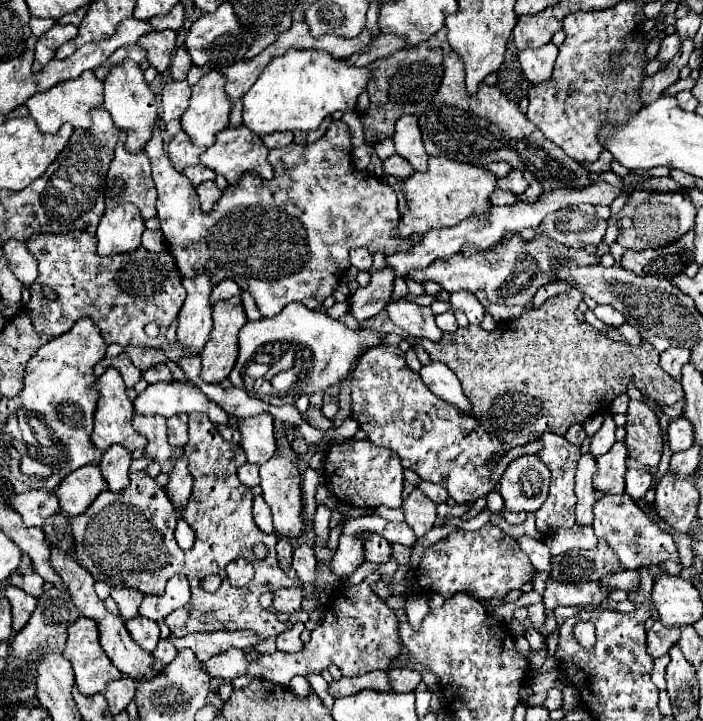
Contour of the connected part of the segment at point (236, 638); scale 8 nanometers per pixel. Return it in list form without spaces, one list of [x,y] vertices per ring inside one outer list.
[[[219,631],[219,633],[191,633],[187,637],[169,637],[177,645],[177,649],[189,647],[199,661],[207,661],[213,655],[219,655],[231,647],[249,651],[251,647],[259,645],[259,635],[255,631]]]

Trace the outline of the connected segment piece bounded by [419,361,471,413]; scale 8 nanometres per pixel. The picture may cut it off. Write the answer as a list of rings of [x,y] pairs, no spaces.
[[[429,361],[427,365],[421,367],[419,371],[423,383],[441,399],[449,401],[451,405],[471,413],[471,403],[467,401],[467,397],[463,395],[463,389],[461,389],[461,381],[457,379],[457,375],[443,363],[439,361]]]

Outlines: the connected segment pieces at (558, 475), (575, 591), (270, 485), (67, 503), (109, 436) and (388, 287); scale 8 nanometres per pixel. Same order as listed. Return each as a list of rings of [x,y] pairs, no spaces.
[[[543,433],[537,437],[537,441],[541,443],[539,453],[535,453],[551,471],[551,489],[549,495],[545,499],[545,503],[541,505],[541,509],[537,511],[537,529],[545,535],[555,533],[557,529],[569,529],[575,525],[575,503],[577,497],[573,493],[573,485],[575,485],[575,465],[581,457],[581,449],[579,445],[571,445],[565,437],[555,435],[555,433]]]
[[[547,581],[547,589],[543,593],[545,611],[553,611],[559,605],[599,605],[607,601],[615,589],[605,587],[601,581],[587,583],[559,583]]]
[[[287,445],[287,447],[277,447],[275,455],[261,465],[261,489],[263,489],[263,497],[265,503],[271,509],[273,515],[273,527],[277,533],[285,535],[285,537],[297,537],[303,533],[303,501],[301,501],[301,479],[299,479],[299,471],[297,471],[297,453]]]
[[[85,465],[69,473],[59,485],[59,503],[61,509],[69,515],[81,515],[95,501],[95,497],[107,489],[107,481],[103,479],[99,465]]]
[[[109,367],[99,379],[97,379],[97,389],[99,389],[99,401],[97,401],[97,409],[95,409],[95,429],[91,435],[91,441],[97,449],[107,451],[111,445],[123,445],[129,451],[137,451],[137,449],[145,449],[145,437],[141,433],[137,433],[131,425],[133,419],[133,403],[125,393],[125,385],[121,379],[121,373],[113,367]]]
[[[387,267],[371,275],[371,283],[367,287],[359,287],[349,297],[347,301],[349,315],[353,315],[355,321],[365,321],[369,317],[379,315],[387,307],[387,301],[391,301],[393,279],[395,279],[395,273],[391,273],[391,269]]]

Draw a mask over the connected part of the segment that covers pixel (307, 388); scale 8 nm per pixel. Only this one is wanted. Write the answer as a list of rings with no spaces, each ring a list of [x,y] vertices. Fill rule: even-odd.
[[[301,303],[287,305],[279,315],[275,317],[263,317],[259,321],[247,321],[239,331],[239,357],[235,361],[235,367],[229,375],[231,383],[237,389],[247,391],[253,397],[263,399],[271,405],[287,405],[295,403],[299,395],[303,393],[315,393],[321,389],[329,389],[331,385],[343,381],[347,377],[349,367],[355,363],[357,355],[367,349],[375,347],[381,341],[381,333],[373,329],[349,329],[343,321],[331,319],[325,311],[311,311]],[[291,353],[293,367],[287,371],[281,371],[269,379],[269,385],[273,387],[271,393],[265,393],[265,375],[267,371],[279,363],[283,355]]]

